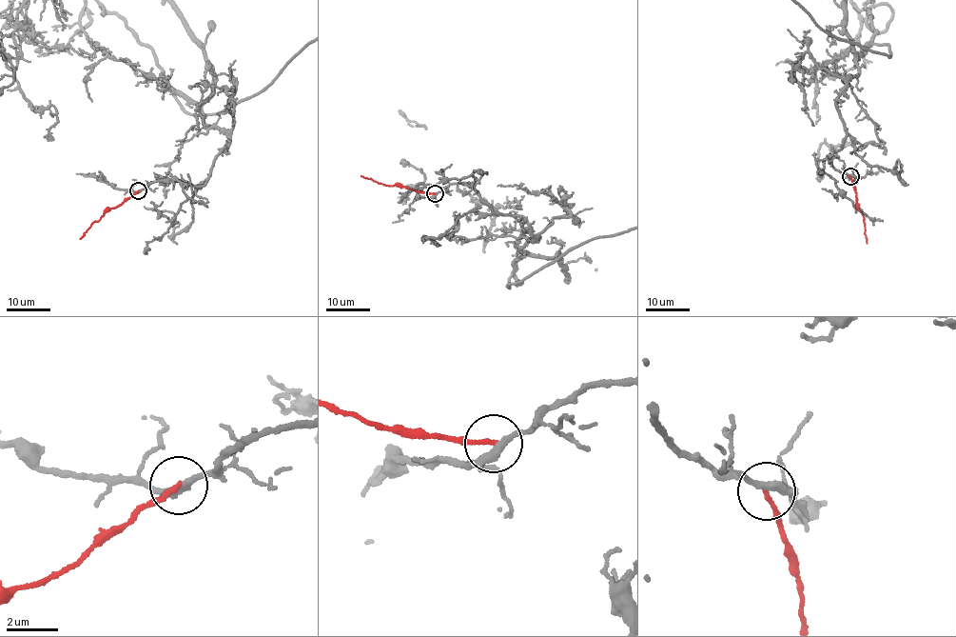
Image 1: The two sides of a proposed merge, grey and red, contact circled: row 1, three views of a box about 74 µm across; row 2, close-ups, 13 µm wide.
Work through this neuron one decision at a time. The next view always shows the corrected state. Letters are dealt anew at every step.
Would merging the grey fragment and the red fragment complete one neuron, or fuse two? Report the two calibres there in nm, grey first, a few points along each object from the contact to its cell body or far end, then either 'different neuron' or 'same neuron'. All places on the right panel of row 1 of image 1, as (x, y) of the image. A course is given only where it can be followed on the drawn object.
calibres 300 and 170 nm; course grey (850, 176), (829, 164), (846, 134), (836, 103), (860, 52), (888, 46), (815, 24); course red (850, 176), (864, 218), (867, 244); different neuron

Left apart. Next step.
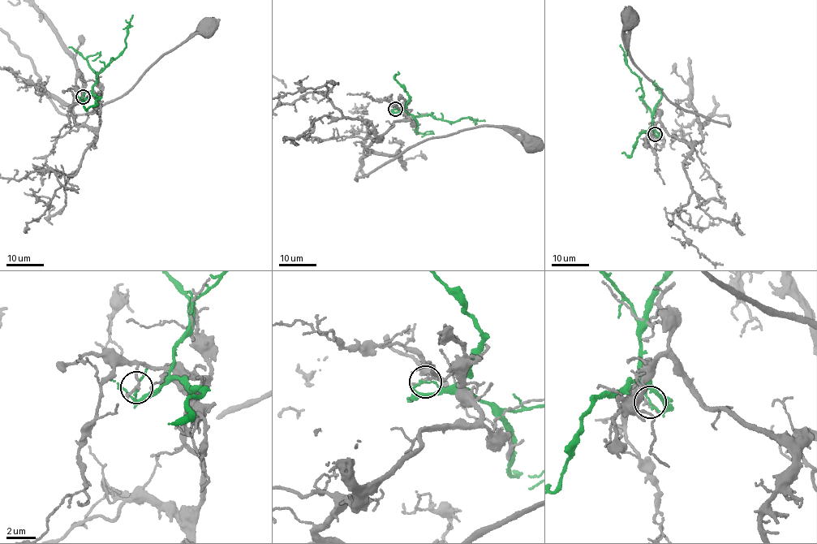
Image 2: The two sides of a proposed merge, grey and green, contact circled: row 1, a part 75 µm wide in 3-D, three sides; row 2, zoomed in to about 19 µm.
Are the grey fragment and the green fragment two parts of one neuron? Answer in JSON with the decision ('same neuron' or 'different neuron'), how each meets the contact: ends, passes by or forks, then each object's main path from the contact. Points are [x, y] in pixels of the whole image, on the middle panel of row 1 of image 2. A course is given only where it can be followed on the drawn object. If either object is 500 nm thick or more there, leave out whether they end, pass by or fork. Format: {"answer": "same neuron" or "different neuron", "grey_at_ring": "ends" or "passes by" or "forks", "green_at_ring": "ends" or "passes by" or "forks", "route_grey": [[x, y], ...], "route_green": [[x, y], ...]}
{"answer": "different neuron", "grey_at_ring": "ends", "green_at_ring": "passes by", "route_grey": [[394, 109], [408, 118], [370, 142], [356, 179], [423, 141], [476, 127], [500, 125], [532, 144]], "route_green": [[394, 109], [392, 110], [405, 111], [412, 115], [430, 114], [455, 122], [467, 117], [484, 121]]}

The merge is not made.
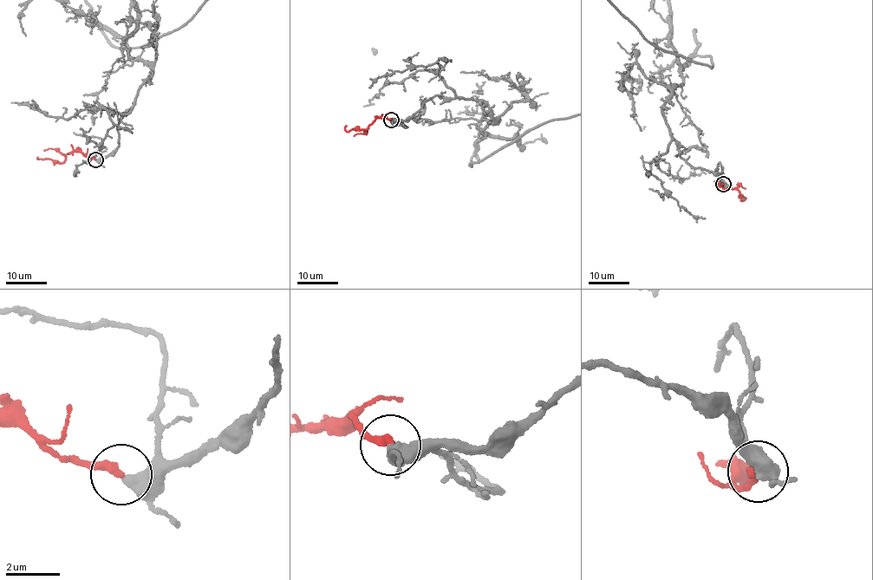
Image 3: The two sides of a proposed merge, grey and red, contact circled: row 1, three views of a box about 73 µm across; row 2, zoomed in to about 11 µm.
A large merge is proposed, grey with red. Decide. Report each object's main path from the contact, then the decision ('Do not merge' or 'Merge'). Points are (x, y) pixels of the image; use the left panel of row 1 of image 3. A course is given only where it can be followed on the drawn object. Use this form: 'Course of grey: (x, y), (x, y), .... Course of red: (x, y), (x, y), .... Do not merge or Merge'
Course of grey: (95, 159), (115, 151), (119, 122), (152, 68), (92, 17), (120, 48), (144, 46). Course of red: (95, 159), (76, 151), (58, 163), (48, 158), (37, 159), (37, 156). Merge

